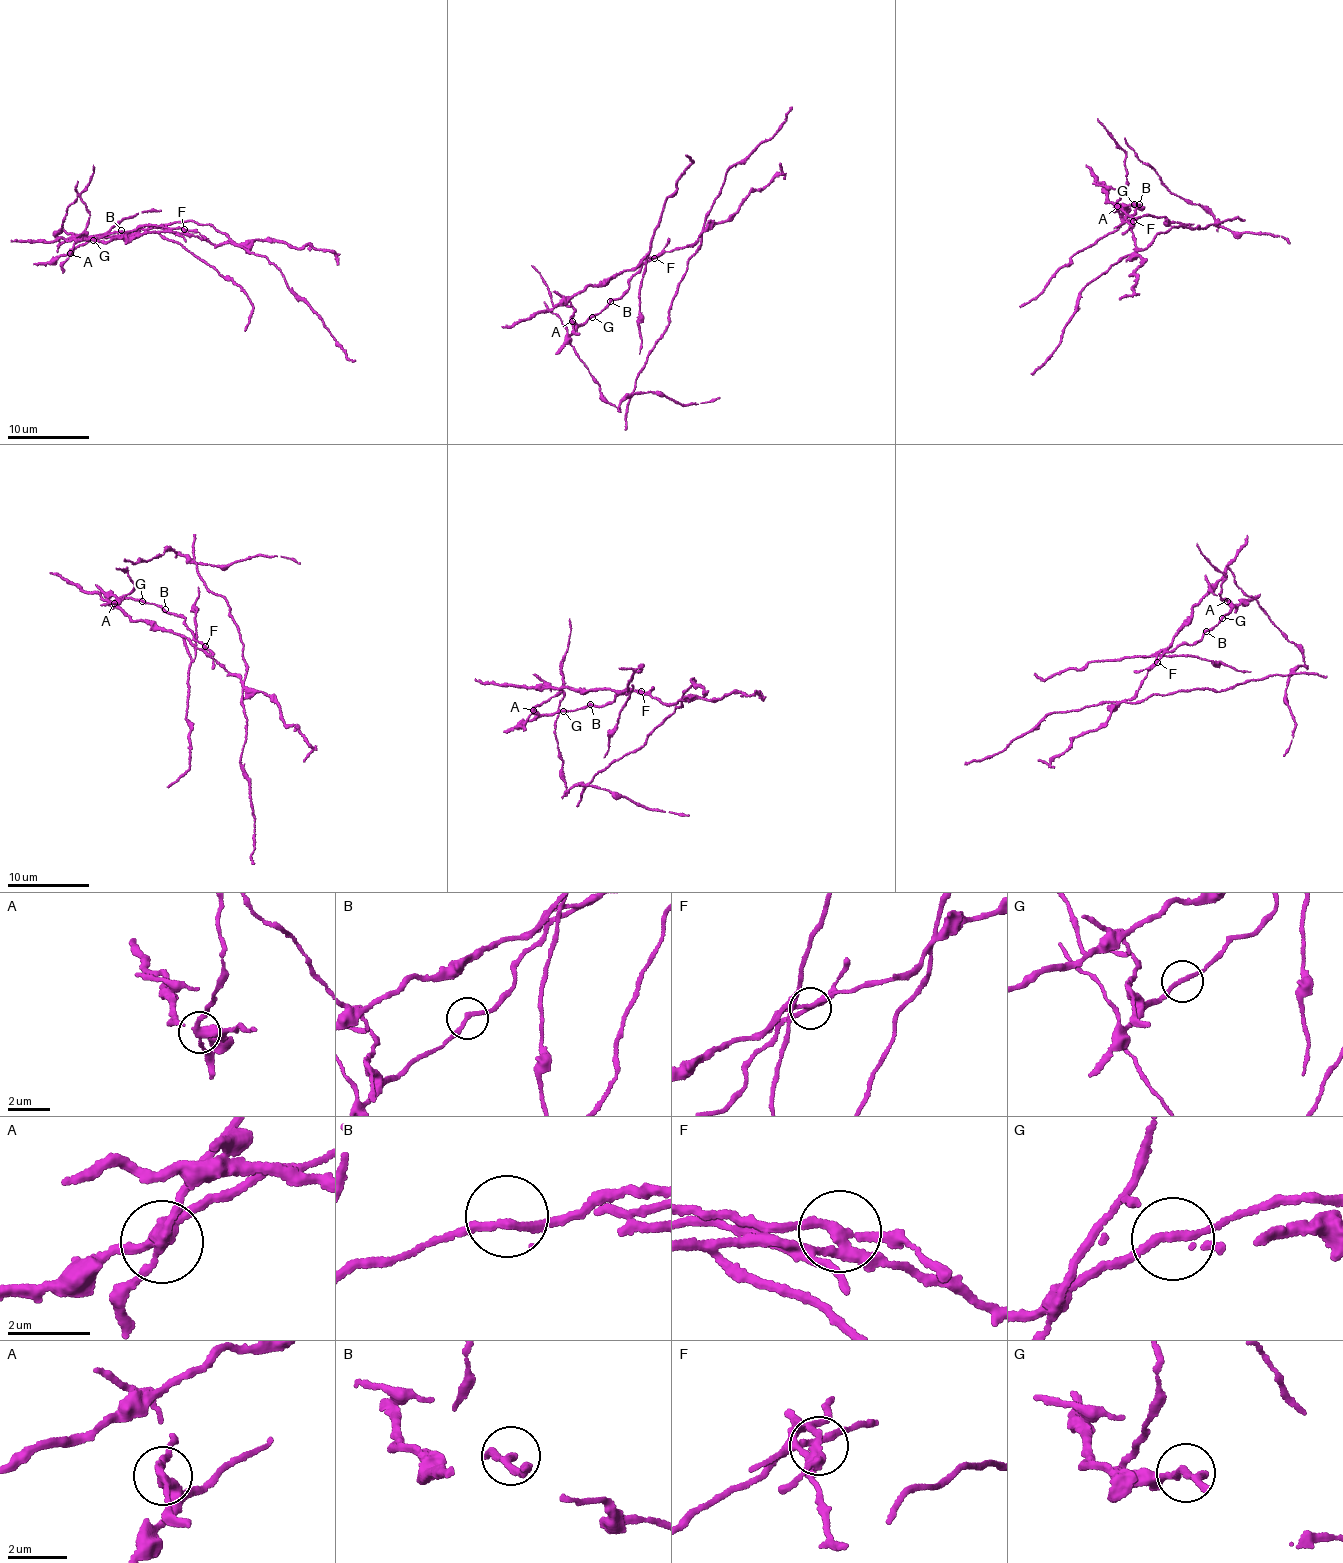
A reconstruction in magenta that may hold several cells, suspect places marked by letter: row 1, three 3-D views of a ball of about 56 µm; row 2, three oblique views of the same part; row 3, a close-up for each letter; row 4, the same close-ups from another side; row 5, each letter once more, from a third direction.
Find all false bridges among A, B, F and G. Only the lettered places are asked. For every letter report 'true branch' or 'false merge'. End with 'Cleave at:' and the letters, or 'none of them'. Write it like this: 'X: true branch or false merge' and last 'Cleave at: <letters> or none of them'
A: false merge
B: true branch
F: false merge
G: true branch
Cleave at: A, F

